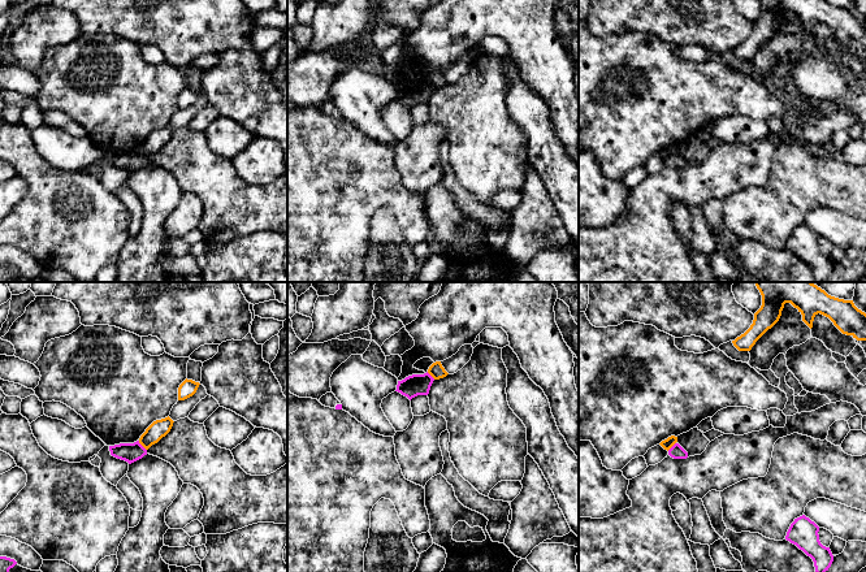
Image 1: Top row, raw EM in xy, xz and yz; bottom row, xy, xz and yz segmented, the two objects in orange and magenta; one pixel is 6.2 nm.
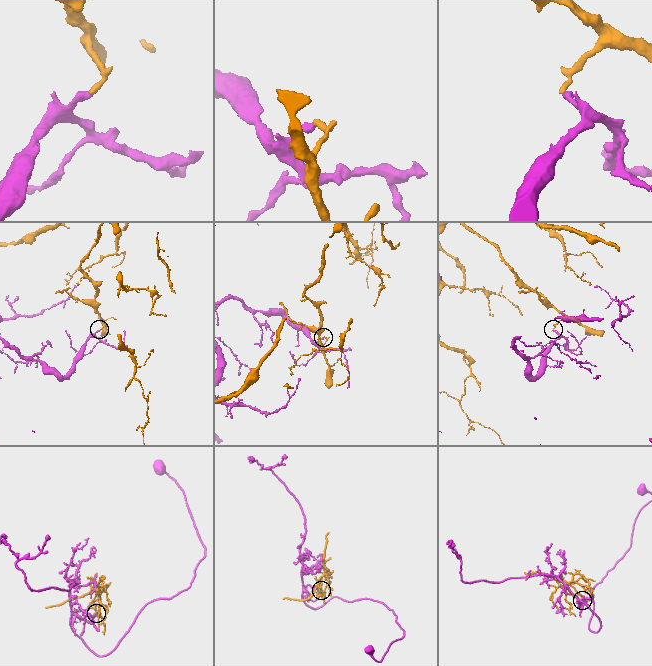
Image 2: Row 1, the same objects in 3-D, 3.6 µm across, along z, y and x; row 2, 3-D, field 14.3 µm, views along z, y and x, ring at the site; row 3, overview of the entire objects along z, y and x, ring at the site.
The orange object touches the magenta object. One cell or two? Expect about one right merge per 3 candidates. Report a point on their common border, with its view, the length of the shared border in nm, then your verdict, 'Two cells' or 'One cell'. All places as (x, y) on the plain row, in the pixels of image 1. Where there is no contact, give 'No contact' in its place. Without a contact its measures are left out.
Touches orange at xy (142, 154). Shared border 80 nm. Two cells

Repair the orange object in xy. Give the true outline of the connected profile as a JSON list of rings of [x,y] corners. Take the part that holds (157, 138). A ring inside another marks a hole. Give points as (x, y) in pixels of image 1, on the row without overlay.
[[[169,125],[153,130],[140,144],[139,152],[146,159],[148,159],[152,153],[157,152],[163,146],[165,146],[170,140],[173,131],[174,130]]]

